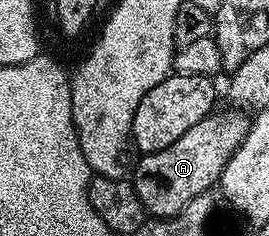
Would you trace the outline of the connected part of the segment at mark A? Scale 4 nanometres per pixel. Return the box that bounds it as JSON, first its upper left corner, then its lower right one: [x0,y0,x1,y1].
[133,108,252,218]

